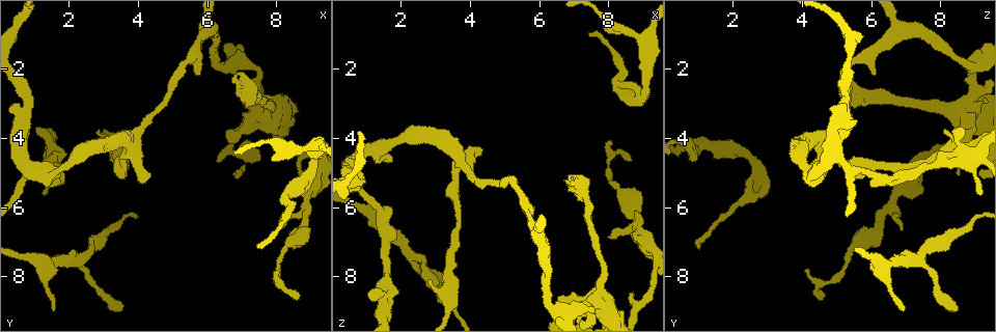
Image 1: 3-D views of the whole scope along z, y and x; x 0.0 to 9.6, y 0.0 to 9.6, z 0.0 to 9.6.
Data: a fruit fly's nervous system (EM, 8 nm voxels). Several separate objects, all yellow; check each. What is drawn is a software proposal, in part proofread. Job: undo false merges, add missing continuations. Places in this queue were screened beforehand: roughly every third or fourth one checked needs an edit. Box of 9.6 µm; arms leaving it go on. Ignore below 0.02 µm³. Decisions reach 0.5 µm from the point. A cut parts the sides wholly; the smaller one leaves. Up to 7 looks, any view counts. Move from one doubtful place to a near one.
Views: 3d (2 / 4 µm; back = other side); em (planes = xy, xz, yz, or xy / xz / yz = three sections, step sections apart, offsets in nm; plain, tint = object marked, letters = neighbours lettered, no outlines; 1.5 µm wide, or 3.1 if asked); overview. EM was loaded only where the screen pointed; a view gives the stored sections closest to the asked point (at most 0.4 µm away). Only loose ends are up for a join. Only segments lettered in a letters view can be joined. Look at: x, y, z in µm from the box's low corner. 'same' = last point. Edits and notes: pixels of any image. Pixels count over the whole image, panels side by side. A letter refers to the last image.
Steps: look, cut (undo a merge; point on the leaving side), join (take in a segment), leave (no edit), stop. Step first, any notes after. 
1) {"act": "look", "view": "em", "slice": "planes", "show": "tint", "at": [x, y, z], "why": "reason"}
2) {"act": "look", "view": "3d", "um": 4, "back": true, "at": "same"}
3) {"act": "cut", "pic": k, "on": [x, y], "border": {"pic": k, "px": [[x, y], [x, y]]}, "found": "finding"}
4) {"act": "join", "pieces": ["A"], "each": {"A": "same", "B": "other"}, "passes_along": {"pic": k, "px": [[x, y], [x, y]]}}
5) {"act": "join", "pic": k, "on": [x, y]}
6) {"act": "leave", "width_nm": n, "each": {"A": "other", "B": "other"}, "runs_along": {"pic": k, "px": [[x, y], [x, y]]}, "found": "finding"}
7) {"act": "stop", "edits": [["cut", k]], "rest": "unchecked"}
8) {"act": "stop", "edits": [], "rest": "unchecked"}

{"act": "look", "view": "em", "slice": "yz", "step": 8, "show": "letters", "at": [7.95, 6.70, 6.95], "why": "branch stops here"}

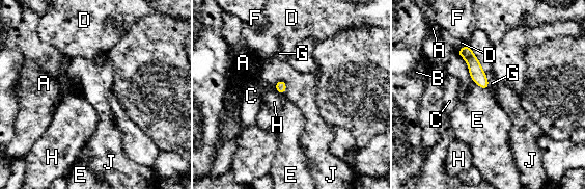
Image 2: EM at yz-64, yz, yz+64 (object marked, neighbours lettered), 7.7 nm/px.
{"act": "leave", "each": {"A": "other", "B": "other", "C": "other", "D": "other", "E": "other", "F": "other", "G": "other", "H": "other", "J": "other"}, "runs_along": {"pic": 2, "px": [[464, 49], [485, 86]]}, "found": "no lettered segment goes on from it"}

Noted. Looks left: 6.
{"act": "look", "view": "3d", "um": 4, "at": [8.00, 8.20, 4.60], "why": "abrupt turn"}

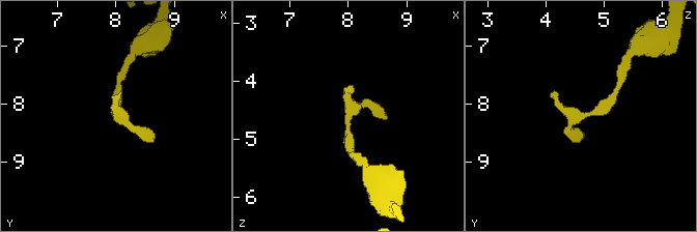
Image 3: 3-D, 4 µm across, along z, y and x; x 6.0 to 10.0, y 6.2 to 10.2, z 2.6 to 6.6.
{"act": "look", "view": "em", "slice": "xy", "step": 8, "show": "tint", "at": [8.00, 8.15, 4.60], "why": "shape alone is not enough"}

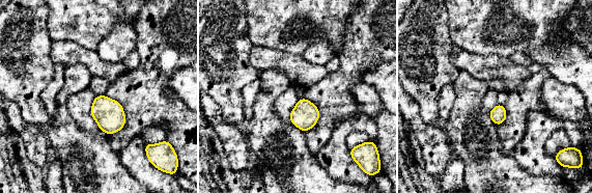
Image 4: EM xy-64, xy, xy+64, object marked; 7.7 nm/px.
{"act": "look", "view": "em", "slice": "planes", "show": "letters", "at": "same", "why": "another direction"}

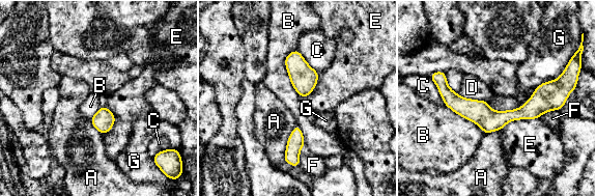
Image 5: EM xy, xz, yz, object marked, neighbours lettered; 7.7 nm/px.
{"act": "leave", "each": {"A": "other", "B": "other", "C": "other", "D": "other", "E": "other", "F": "other", "G": "other"}, "runs_along": {"pic": 5, "px": [[441, 86], [484, 116], [558, 101]]}, "found": "one neuron here"}

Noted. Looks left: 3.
{"act": "look", "view": "3d", "um": 4, "back": true, "at": [8.75, 5.00, 8.45], "why": "branch stops here"}

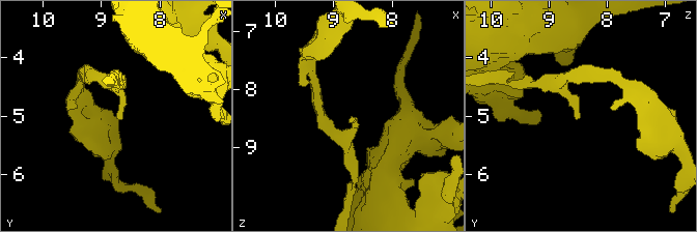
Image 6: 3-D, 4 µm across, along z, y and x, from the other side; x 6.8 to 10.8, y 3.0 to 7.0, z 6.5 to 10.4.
{"act": "look", "view": "em", "slice": "planes", "show": "tint", "at": [8.70, 5.05, 8.55], "why": "need the tissue"}

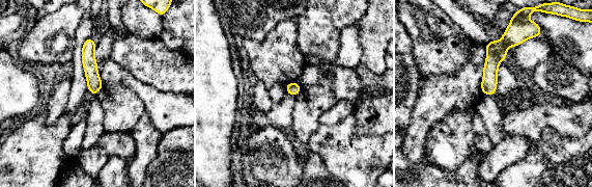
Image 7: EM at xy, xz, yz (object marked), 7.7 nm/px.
{"act": "look", "view": "em", "slice": "planes", "show": "letters", "at": "same"}

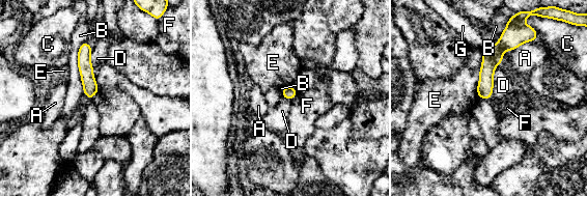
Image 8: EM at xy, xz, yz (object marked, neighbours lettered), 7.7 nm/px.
{"act": "leave", "longest_contact_nm": ["B", 400], "each": {"A": "other", "B": "other", "C": "other", "D": "other", "E": "other", "F": "other", "G": "other"}, "found": "none of them fits"}

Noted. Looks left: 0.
{"act": "stop", "edits": [], "rest": "unchecked"}

